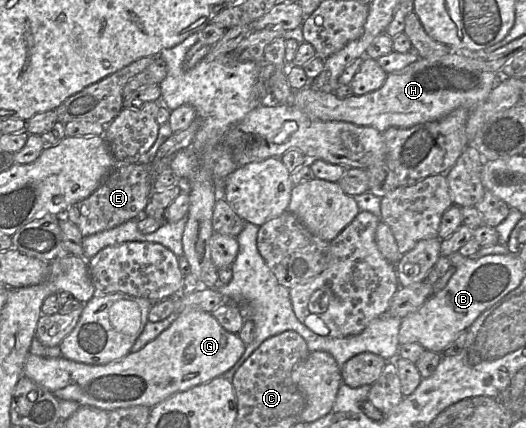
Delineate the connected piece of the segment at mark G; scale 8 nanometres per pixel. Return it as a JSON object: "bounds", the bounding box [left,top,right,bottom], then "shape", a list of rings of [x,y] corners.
{"bounds":[23,308,246,412],"shape":[[[200,308],[175,314],[171,325],[138,352],[105,365],[88,365],[65,357],[29,354],[23,376],[35,381],[59,400],[70,400],[110,412],[131,406],[152,408],[178,392],[223,376],[244,354],[246,344],[226,331],[217,319]]]}

